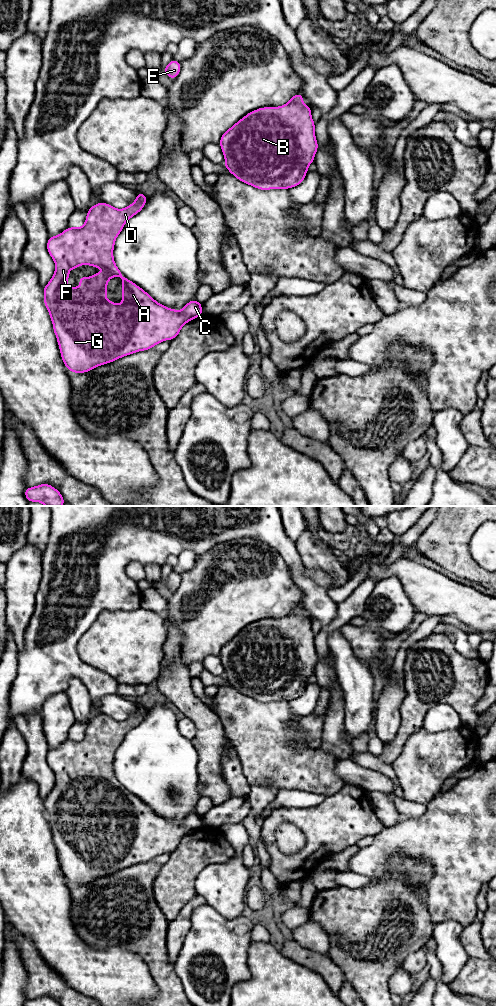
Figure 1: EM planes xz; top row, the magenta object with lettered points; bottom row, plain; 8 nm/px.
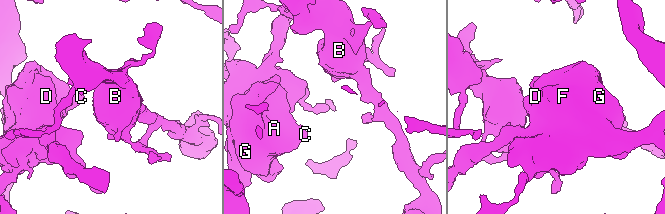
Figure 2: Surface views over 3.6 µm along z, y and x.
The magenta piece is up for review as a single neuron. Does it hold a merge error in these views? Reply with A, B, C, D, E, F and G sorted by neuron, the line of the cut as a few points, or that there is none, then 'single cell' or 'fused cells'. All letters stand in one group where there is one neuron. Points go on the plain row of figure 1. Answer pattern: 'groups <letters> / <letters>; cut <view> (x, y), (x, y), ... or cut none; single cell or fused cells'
groups A B C D E F G; cut none; single cell

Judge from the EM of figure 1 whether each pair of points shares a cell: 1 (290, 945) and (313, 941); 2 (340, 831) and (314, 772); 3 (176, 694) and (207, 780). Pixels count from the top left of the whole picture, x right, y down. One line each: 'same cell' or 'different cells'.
1: different cells
2: different cells
3: same cell

